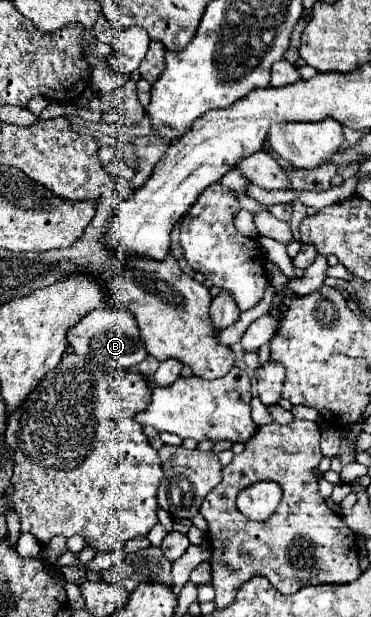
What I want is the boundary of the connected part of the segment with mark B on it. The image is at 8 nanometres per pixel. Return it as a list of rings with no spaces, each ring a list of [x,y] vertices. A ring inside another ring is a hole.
[[[101,307],[83,315],[83,319],[79,319],[79,323],[71,331],[67,331],[67,343],[75,355],[85,355],[89,359],[95,359],[95,363],[113,369],[133,367],[147,357],[135,319],[131,319],[129,311],[117,307]]]

